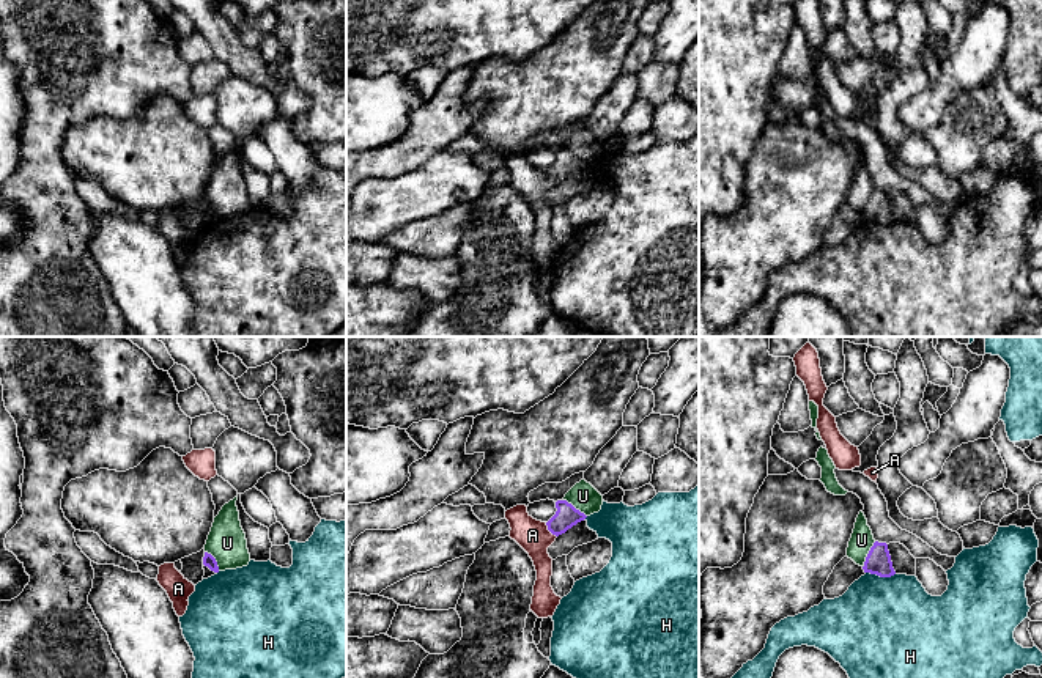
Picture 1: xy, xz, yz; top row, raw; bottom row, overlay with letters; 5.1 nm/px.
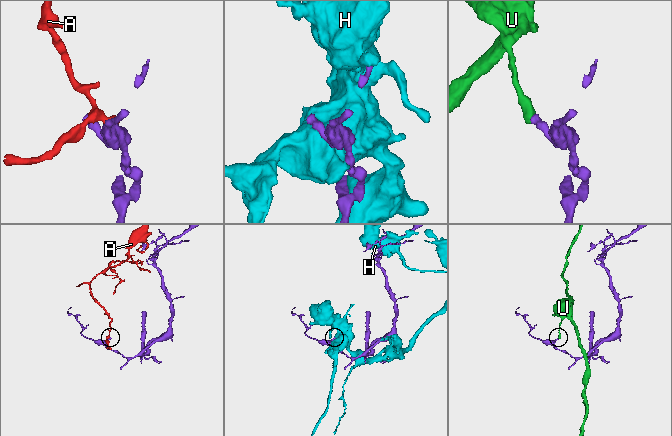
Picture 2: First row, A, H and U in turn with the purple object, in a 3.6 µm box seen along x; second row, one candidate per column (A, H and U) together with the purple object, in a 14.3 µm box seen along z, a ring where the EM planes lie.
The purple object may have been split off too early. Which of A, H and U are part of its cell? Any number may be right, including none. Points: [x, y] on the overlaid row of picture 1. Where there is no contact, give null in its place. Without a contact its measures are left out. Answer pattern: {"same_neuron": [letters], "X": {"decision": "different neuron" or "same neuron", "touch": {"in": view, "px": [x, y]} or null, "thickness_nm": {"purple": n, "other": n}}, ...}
{"same_neuron": [], "A": {"decision": "different neuron", "touch": {"in": "xz", "px": [550, 530]}, "thickness_nm": {"purple": 120, "other": 170}}, "H": {"decision": "different neuron", "touch": {"in": "yz", "px": [880, 576]}, "thickness_nm": {"purple": 130, "other": 500}}, "U": {"decision": "different neuron", "touch": {"in": "yz", "px": [868, 554]}, "thickness_nm": {"purple": 130, "other": 120}}}

